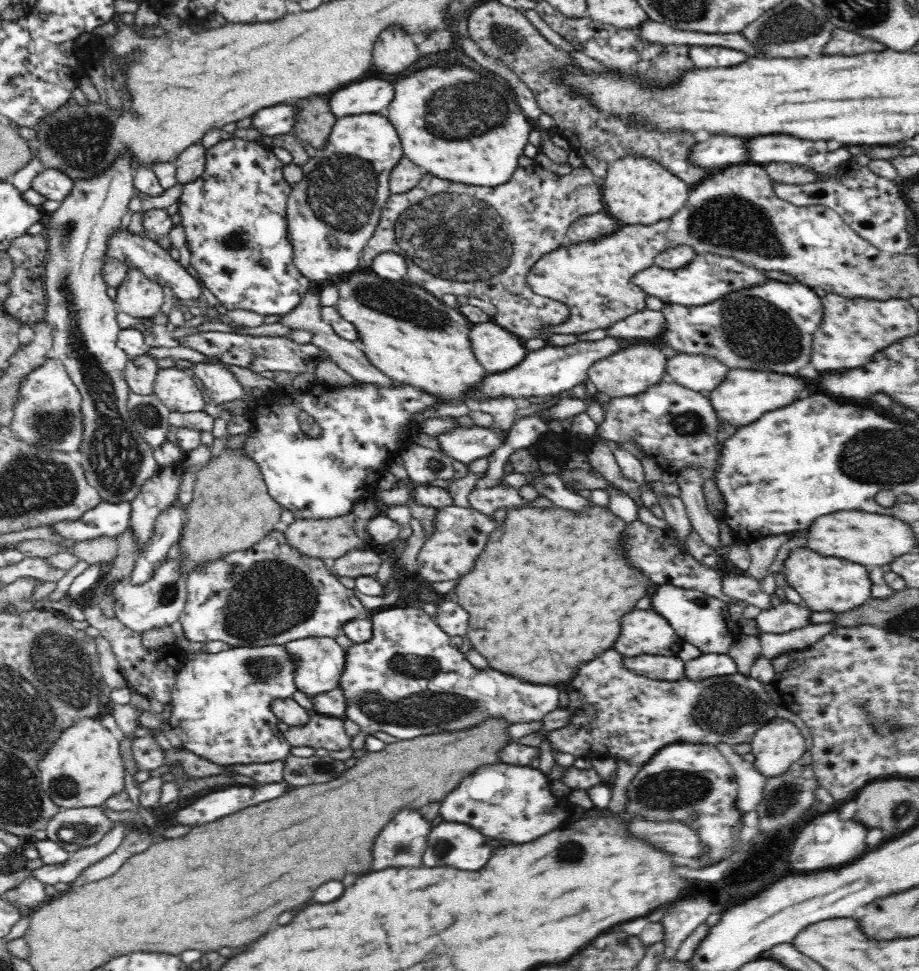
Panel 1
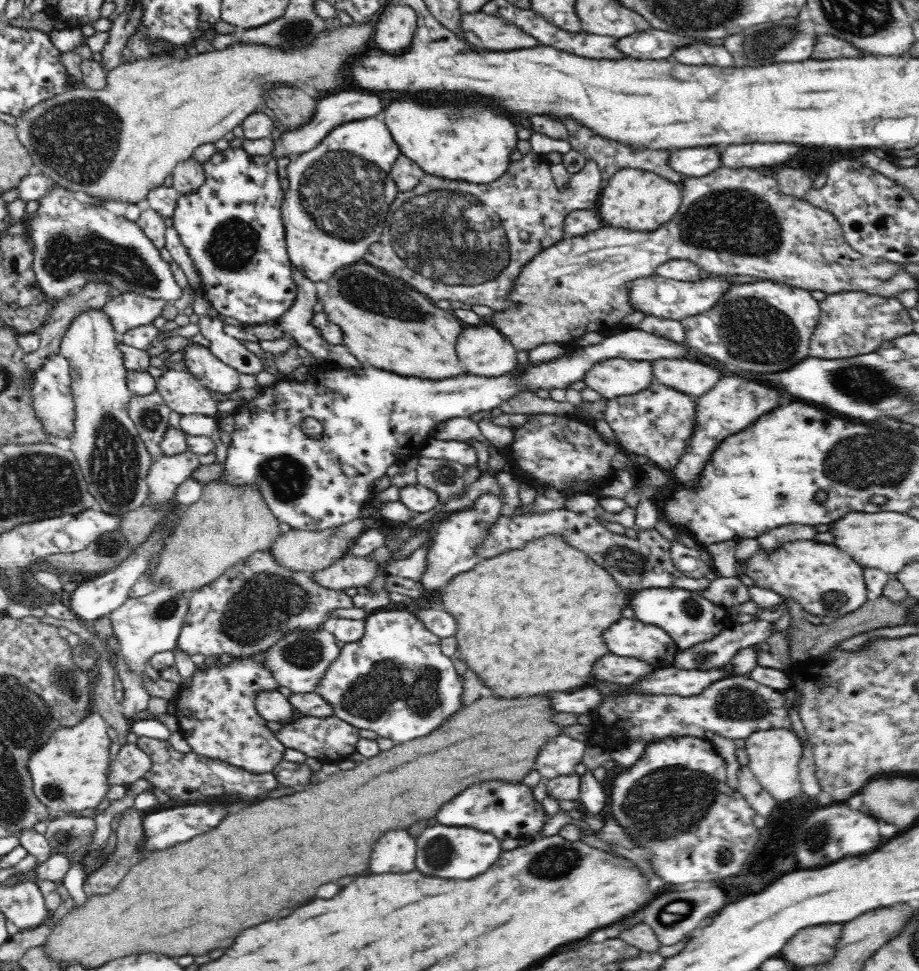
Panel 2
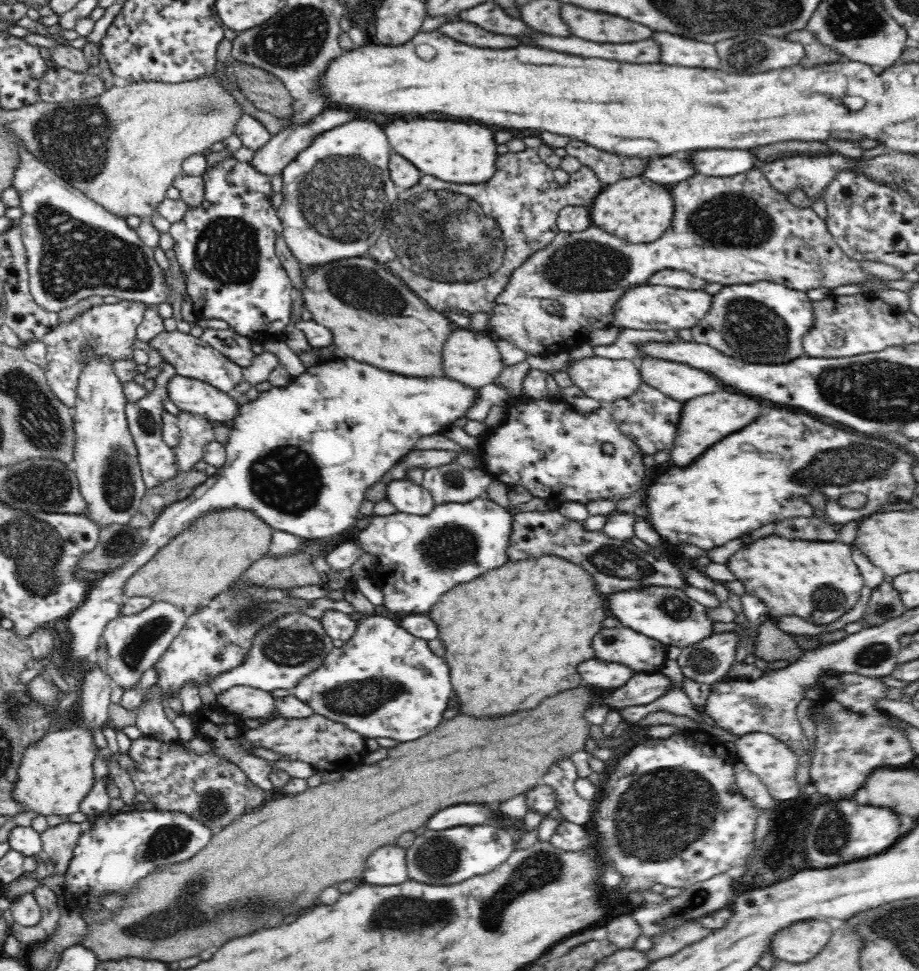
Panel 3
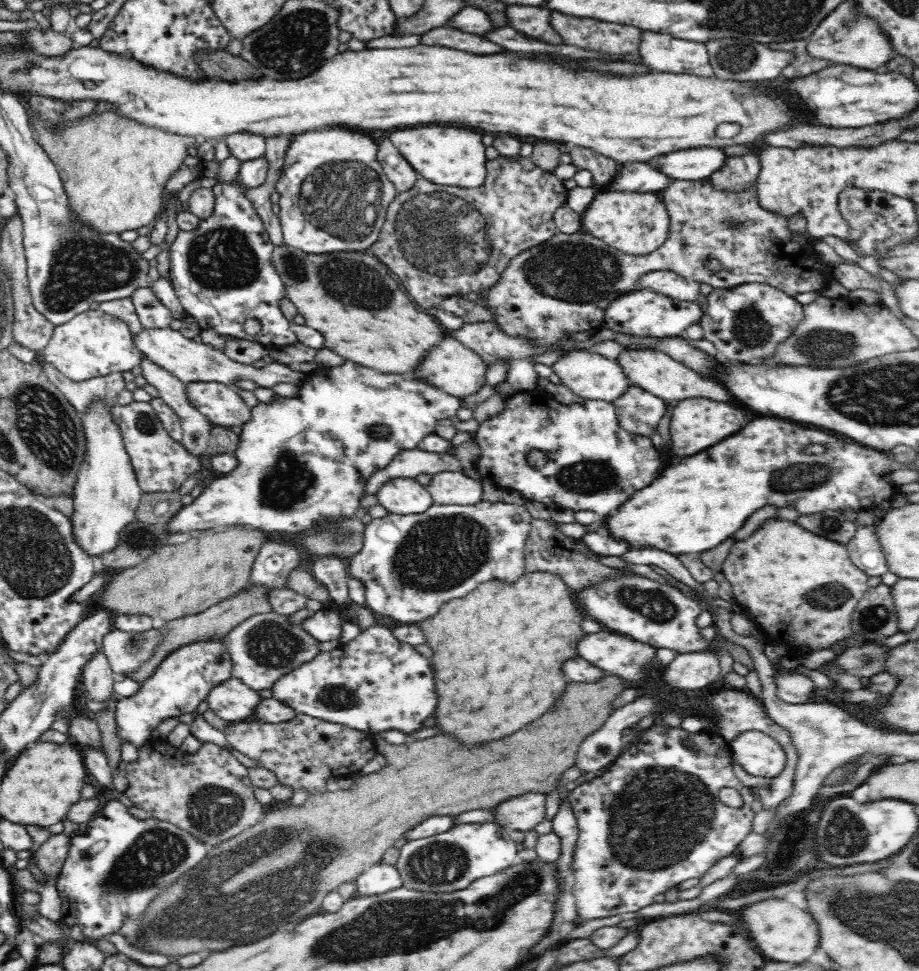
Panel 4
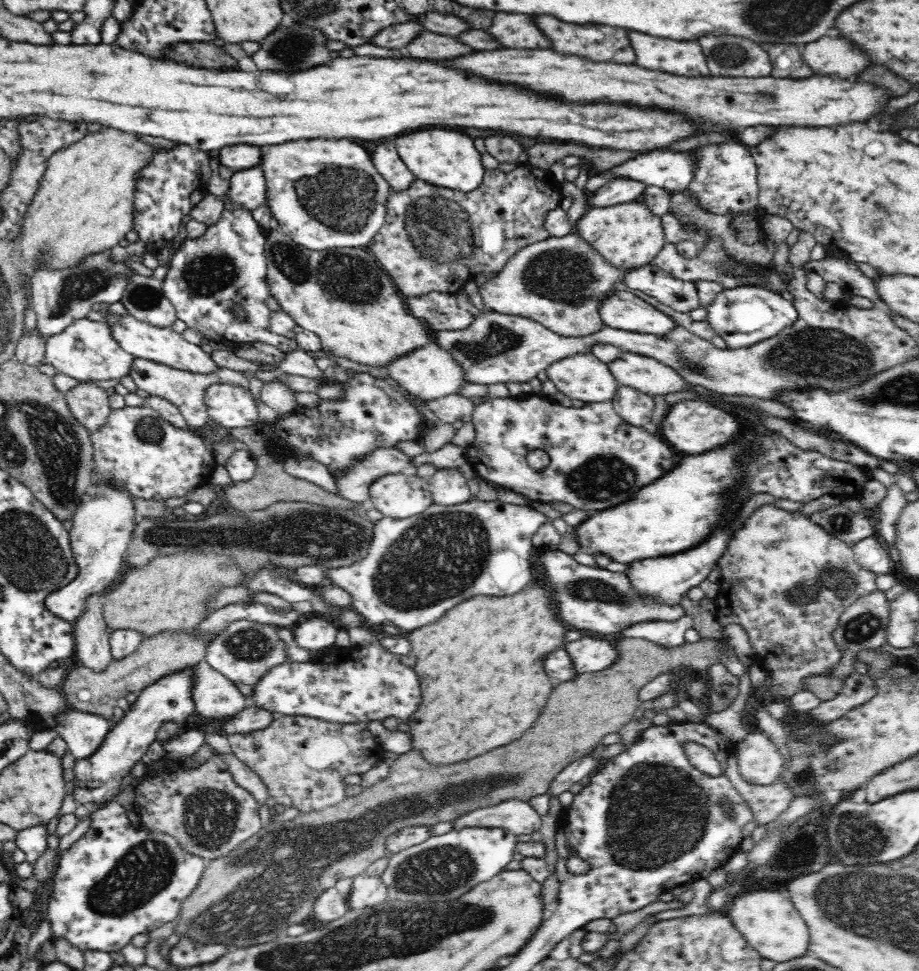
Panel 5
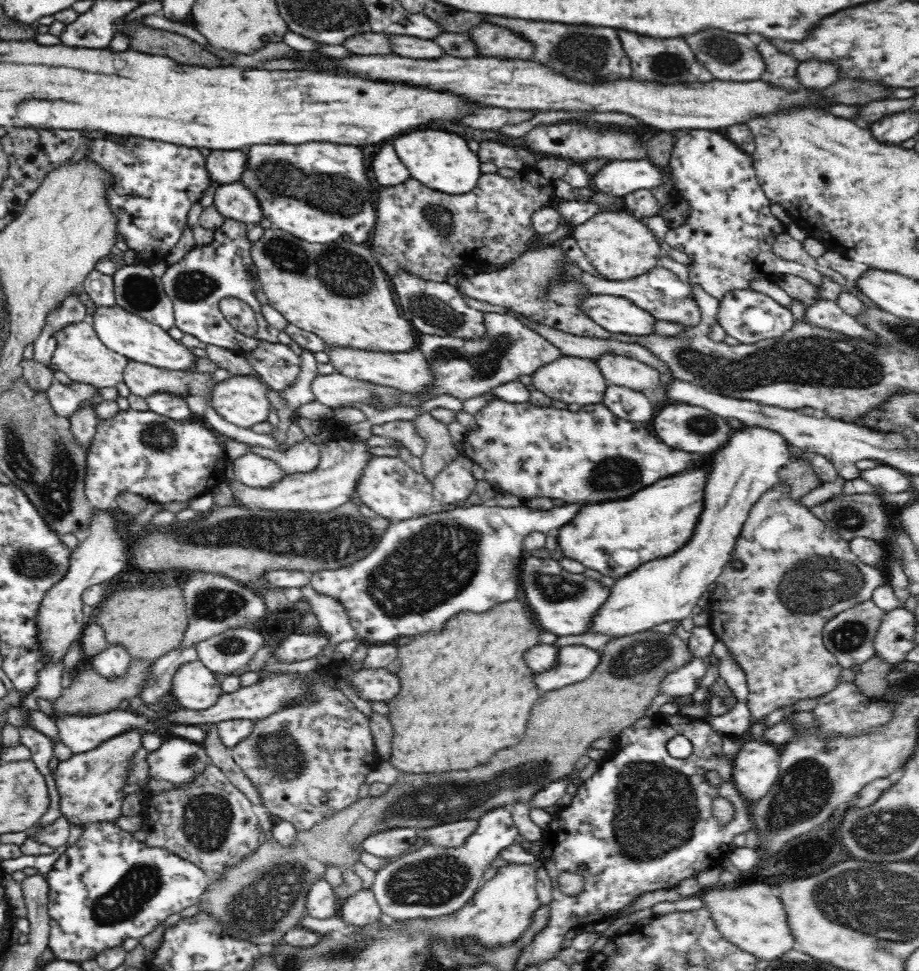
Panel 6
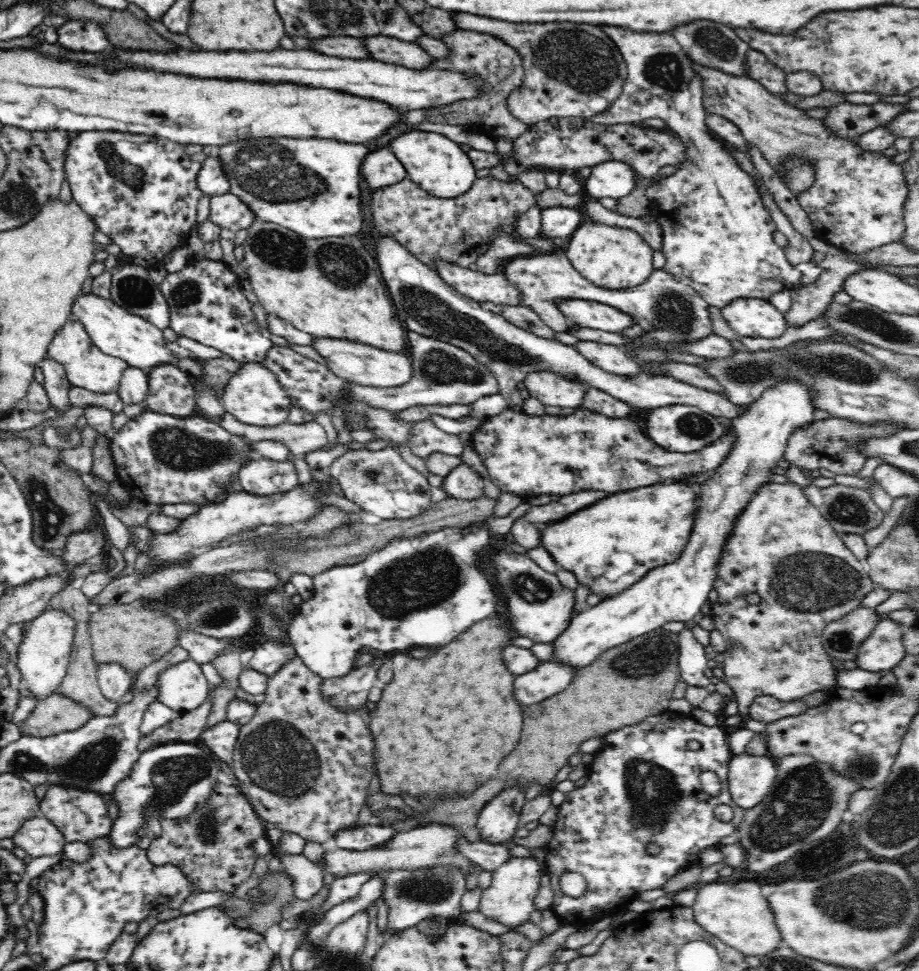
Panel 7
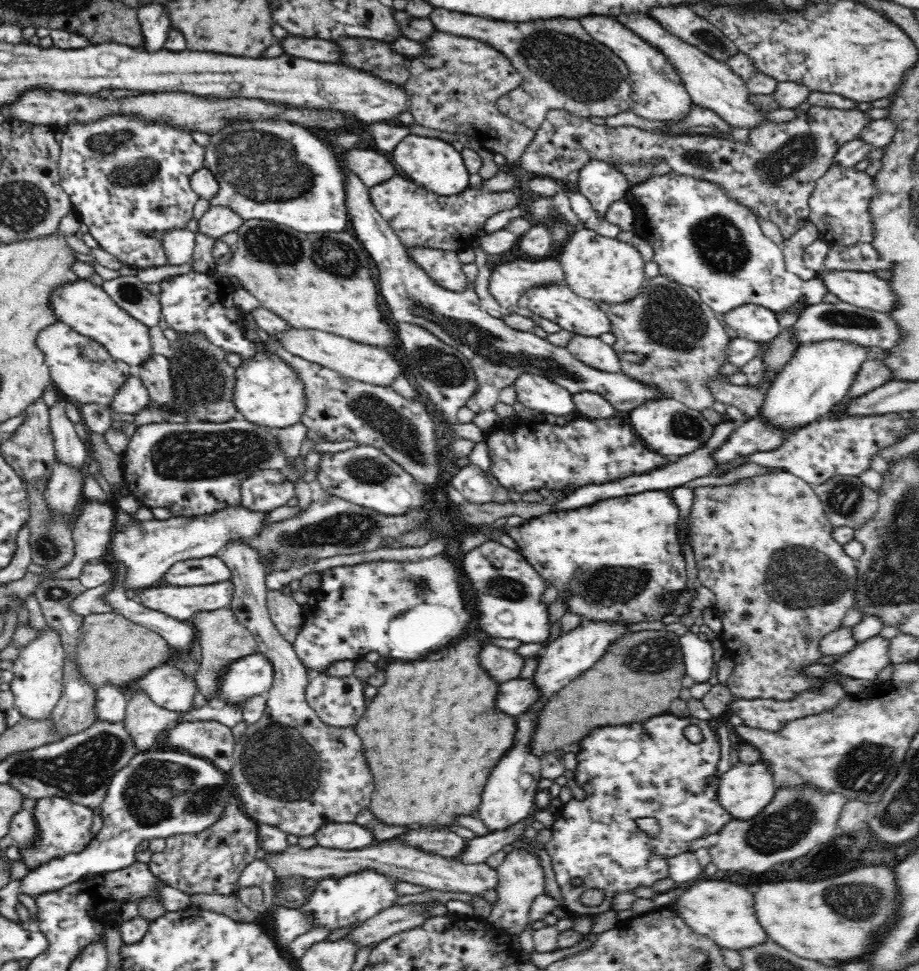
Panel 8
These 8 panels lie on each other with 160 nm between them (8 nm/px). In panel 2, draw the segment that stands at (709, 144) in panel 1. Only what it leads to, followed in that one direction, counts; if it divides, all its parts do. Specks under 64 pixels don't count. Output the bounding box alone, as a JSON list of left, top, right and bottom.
[670,146,723,177]

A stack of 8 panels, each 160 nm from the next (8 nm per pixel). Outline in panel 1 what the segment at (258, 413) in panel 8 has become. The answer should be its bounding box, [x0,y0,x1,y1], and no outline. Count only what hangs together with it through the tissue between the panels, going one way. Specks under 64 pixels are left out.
[153,368,204,413]

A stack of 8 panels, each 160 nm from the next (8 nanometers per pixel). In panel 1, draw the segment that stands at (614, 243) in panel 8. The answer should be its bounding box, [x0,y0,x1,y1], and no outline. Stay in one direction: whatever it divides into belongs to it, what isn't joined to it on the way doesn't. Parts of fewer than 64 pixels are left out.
[602,154,691,225]

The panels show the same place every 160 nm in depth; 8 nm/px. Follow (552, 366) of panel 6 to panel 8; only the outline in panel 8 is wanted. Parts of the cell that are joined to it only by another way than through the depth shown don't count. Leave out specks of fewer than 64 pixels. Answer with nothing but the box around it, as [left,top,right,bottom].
[514,373,575,417]

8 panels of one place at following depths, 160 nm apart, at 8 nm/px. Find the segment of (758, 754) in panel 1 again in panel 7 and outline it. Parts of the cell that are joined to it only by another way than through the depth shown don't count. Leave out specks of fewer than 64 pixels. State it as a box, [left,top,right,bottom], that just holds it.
[728,753,777,809]

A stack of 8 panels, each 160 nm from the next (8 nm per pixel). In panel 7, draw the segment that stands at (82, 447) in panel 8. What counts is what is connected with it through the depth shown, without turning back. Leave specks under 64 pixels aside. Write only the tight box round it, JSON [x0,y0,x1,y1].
[37,352,71,411]

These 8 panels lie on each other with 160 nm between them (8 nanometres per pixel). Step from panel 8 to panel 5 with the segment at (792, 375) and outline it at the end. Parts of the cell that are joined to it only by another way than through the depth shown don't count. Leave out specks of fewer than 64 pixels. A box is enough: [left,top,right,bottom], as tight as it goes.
[626,530,730,603]

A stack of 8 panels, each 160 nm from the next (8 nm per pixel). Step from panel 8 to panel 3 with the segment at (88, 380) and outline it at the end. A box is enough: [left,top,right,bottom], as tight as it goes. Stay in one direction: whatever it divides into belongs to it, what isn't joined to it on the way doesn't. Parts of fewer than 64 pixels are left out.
[42,299,149,410]

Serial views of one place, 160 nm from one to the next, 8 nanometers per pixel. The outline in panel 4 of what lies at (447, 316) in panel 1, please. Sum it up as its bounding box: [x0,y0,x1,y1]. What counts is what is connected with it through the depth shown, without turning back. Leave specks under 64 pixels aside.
[272,244,446,377]

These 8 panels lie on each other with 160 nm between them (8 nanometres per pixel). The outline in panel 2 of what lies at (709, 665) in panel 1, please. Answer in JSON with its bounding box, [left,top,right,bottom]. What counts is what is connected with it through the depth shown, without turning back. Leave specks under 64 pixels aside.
[636,666,730,696]

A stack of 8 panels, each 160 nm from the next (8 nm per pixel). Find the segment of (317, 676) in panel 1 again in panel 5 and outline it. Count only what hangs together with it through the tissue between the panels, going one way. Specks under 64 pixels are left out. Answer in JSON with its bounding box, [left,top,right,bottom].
[204,619,296,686]

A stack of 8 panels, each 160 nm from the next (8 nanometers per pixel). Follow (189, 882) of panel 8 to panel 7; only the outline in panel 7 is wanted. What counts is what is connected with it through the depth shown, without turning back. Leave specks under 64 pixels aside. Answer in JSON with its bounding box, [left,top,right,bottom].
[148,781,266,892]

